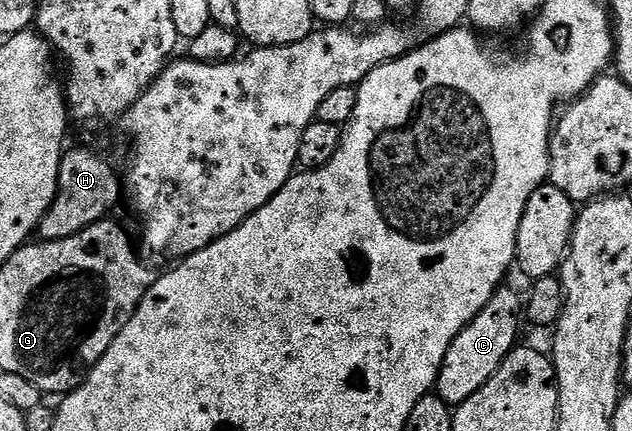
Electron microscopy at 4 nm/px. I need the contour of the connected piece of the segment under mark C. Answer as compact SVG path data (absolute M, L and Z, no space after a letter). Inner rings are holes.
M501 285L462 333L454 337L450 349L446 349L446 357L442 369L436 378L435 394L439 395L440 400L449 405L459 405L464 403L506 361L506 357L512 352L512 348L517 346L520 335L520 319L522 323L522 295L509 285Z

